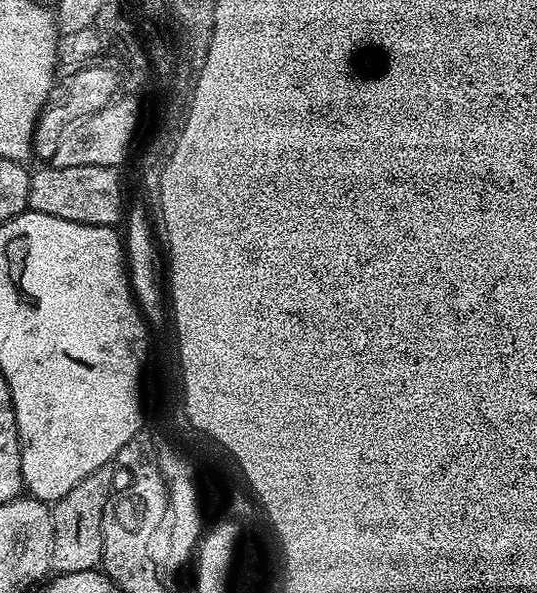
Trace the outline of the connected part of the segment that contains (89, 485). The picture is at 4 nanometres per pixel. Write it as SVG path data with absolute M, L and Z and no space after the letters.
M105 466L94 470L70 494L51 505L52 513L52 568L57 573L90 572L101 563L102 514L113 495L111 467Z

